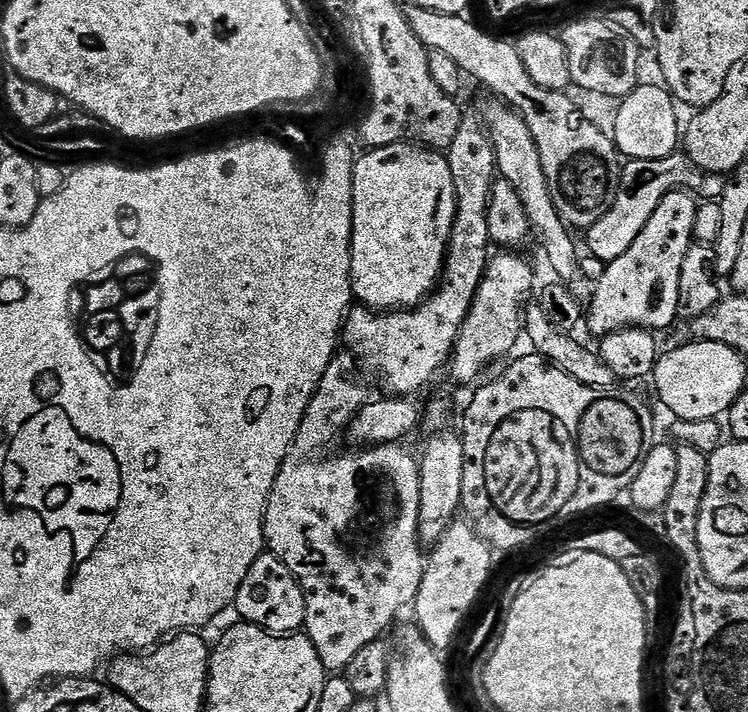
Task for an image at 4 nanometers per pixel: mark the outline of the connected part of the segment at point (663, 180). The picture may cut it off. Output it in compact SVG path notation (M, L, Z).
M680 150L664 159L628 160L620 171L619 192L614 206L602 220L587 229L589 255L606 263L616 261L634 244L661 200L675 188L684 189L704 202L717 201L725 192L727 177L723 173L706 172L697 167L686 152Z

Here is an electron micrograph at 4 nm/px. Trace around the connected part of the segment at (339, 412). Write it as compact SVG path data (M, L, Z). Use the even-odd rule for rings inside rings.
M333 355L326 374L321 378L315 394L312 395L312 401L302 418L300 431L296 433L296 440L292 443L292 449L286 454L286 458L278 470L278 478L268 495L268 505L264 515L264 543L267 551L281 560L300 581L306 598L306 618L304 619L303 631L306 633L308 641L314 646L314 650L318 650L318 658L322 662L322 666L332 674L343 673L345 666L350 662L350 658L354 658L354 654L358 654L358 650L362 650L362 646L370 646L370 642L381 639L385 635L384 631L388 627L391 629L397 623L397 621L395 622L396 615L407 604L409 607L416 599L418 586L422 586L422 574L426 563L426 552L421 545L418 534L418 514L420 513L419 459L415 455L412 457L399 443L365 447L360 450L364 452L328 452L328 447L340 435L344 436L349 431L352 420L366 403L364 388L356 381L356 376L352 373L355 368L358 368L357 361L351 355L340 355Z

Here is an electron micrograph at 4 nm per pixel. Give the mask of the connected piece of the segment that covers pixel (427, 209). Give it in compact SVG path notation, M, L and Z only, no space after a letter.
M391 144L390 146L382 146L381 148L373 148L363 153L364 157L359 157L354 166L354 194L352 195L352 249L350 250L350 270L352 271L352 294L353 297L363 307L382 312L395 312L397 310L411 310L418 304L424 303L433 292L436 291L443 275L444 275L444 260L448 257L448 243L452 237L452 227L456 221L456 187L454 186L454 178L450 174L450 166L448 165L448 157L443 151L425 148L419 144Z

